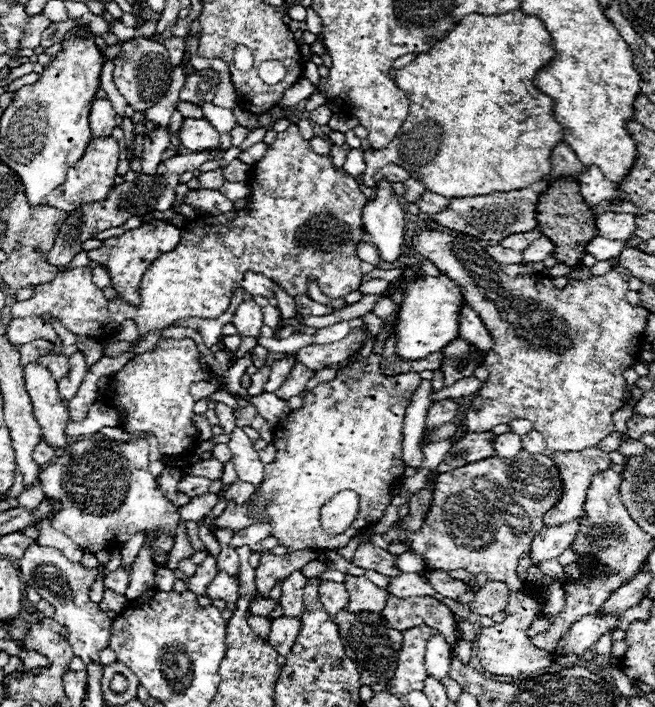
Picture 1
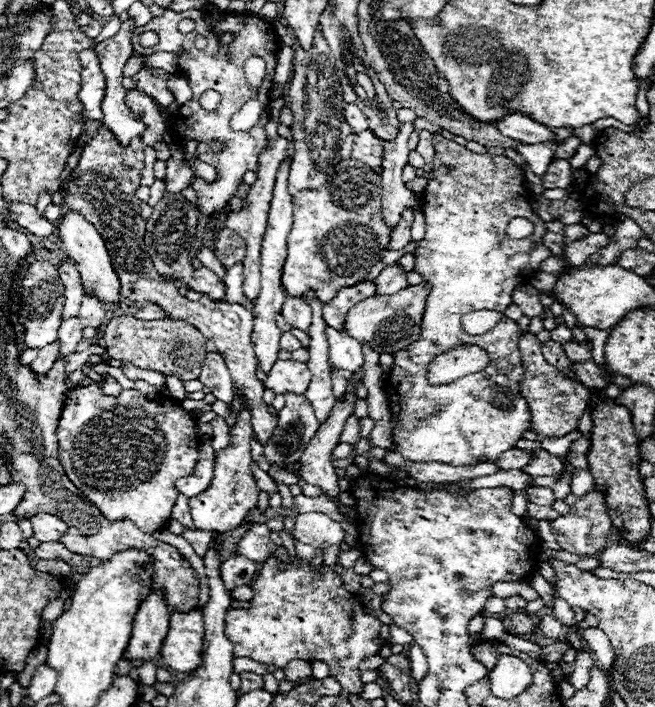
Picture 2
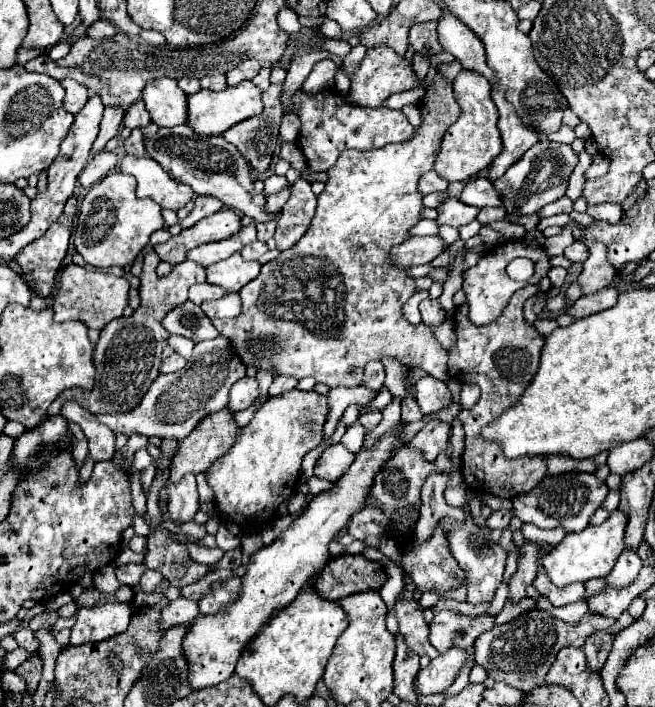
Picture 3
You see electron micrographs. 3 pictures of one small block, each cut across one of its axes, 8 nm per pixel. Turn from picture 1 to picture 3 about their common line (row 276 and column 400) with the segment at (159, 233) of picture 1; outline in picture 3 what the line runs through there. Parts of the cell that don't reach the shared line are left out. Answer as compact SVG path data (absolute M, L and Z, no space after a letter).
M324 90L314 96L306 96L298 92L294 96L294 112L302 120L300 128L300 146L308 160L308 166L316 172L326 172L332 168L338 160L338 156L348 150L372 150L382 148L392 142L404 142L406 138L414 136L414 126L406 120L406 116L400 110L390 108L362 108L344 102L342 96L334 90Z

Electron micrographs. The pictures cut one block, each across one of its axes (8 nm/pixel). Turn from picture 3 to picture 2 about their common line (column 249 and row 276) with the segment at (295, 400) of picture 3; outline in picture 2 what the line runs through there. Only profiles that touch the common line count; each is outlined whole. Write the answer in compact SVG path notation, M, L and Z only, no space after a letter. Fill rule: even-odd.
M434 134L434 178L428 180L428 186L420 198L420 210L426 218L426 234L418 242L416 266L426 282L432 284L428 294L426 310L422 316L422 334L406 350L394 354L394 366L386 380L386 392L392 410L392 440L398 446L398 452L410 462L442 462L452 466L470 466L480 460L496 460L506 450L512 450L518 440L530 430L530 410L526 398L520 394L520 382L524 378L524 368L520 360L518 340L522 330L518 324L506 316L498 324L480 336L470 336L462 328L462 316L472 310L494 310L504 312L512 304L512 292L522 284L524 276L536 272L540 262L552 256L544 246L542 238L546 234L546 222L532 210L526 194L522 168L516 166L506 156L494 154L476 154L466 146L460 146L452 140ZM512 218L526 218L534 224L534 232L528 238L512 240L506 234L506 226ZM458 342L472 342L484 348L490 354L490 364L482 372L468 374L458 378L452 384L430 386L426 380L428 364L444 350L456 346Z

